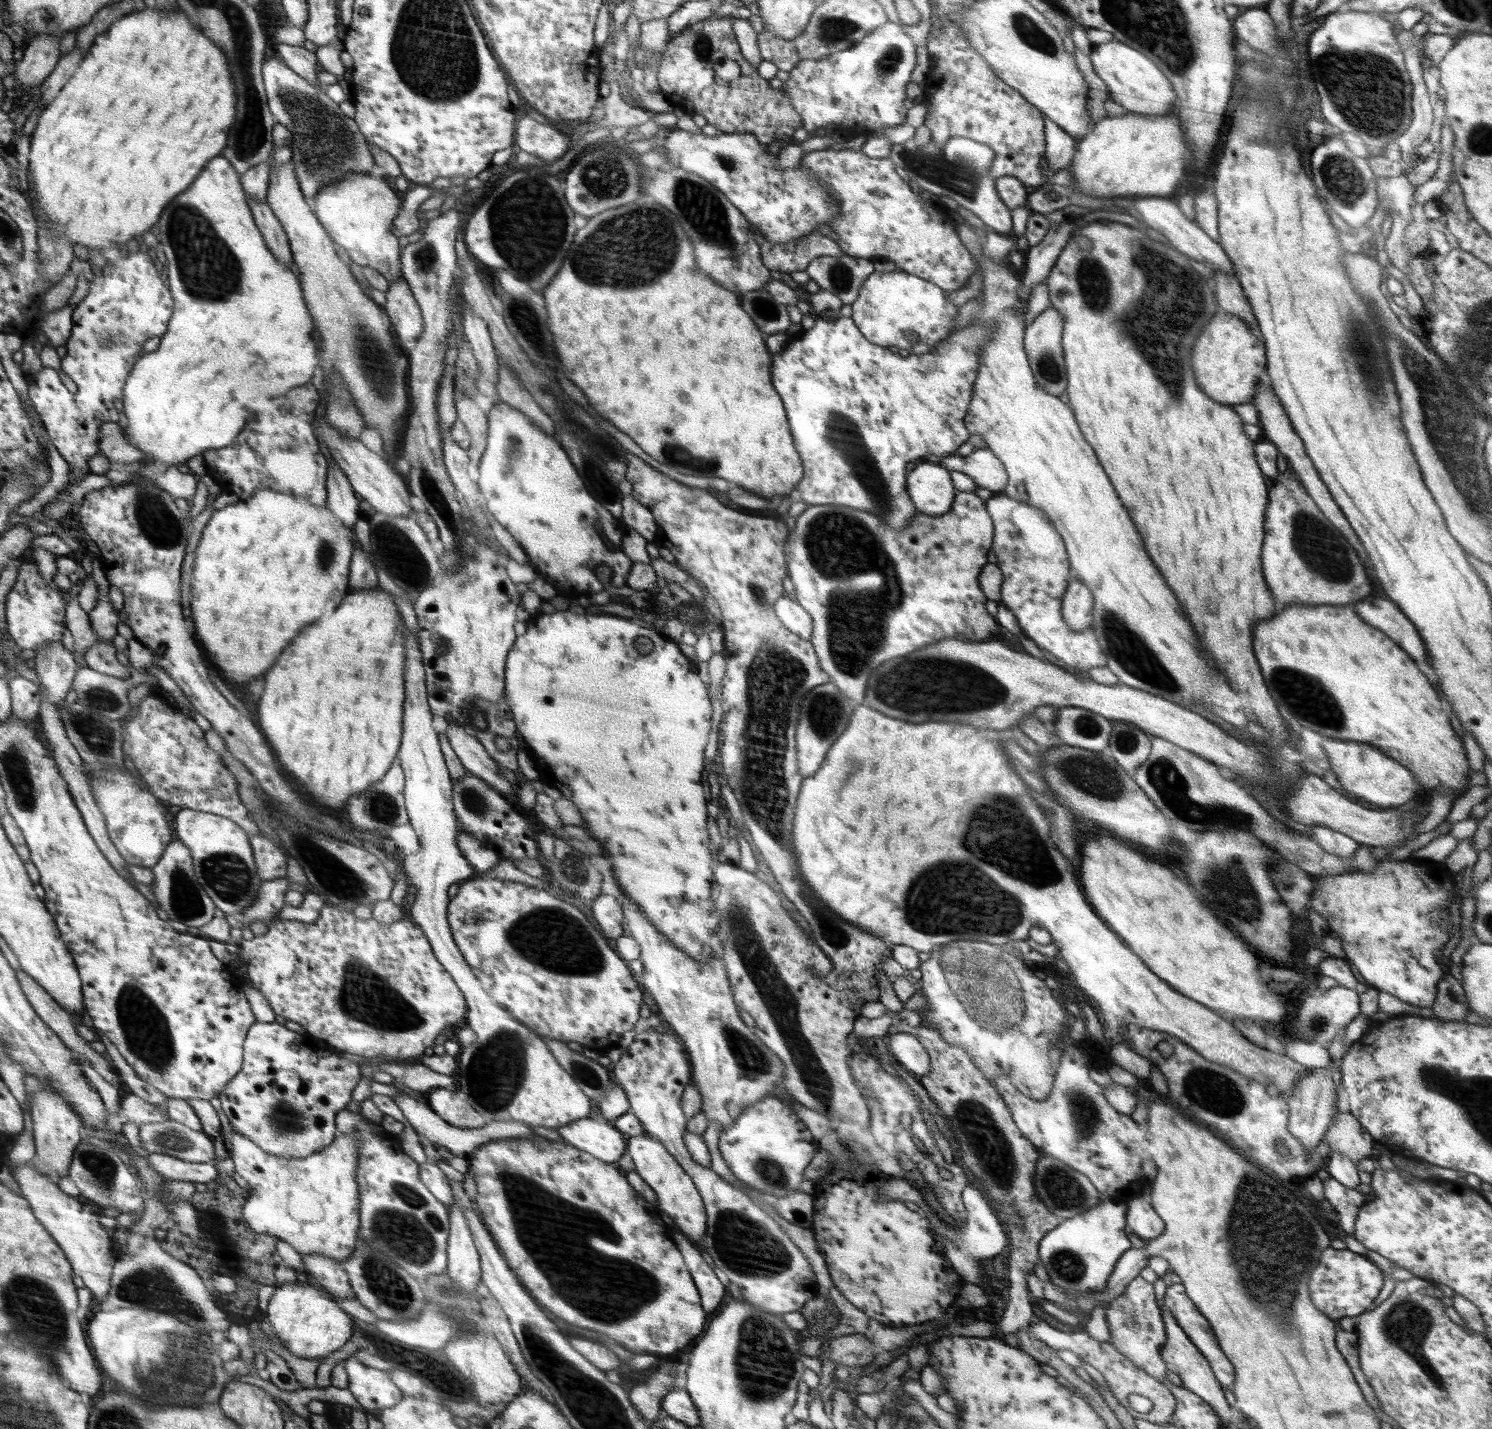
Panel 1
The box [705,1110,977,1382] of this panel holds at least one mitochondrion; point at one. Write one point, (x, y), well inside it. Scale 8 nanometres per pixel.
(744, 1245)

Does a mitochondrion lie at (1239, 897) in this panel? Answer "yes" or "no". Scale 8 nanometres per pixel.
yes

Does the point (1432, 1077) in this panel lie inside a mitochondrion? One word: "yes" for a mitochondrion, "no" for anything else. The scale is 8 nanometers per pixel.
yes

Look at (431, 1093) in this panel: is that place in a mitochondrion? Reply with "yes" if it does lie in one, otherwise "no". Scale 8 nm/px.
no

